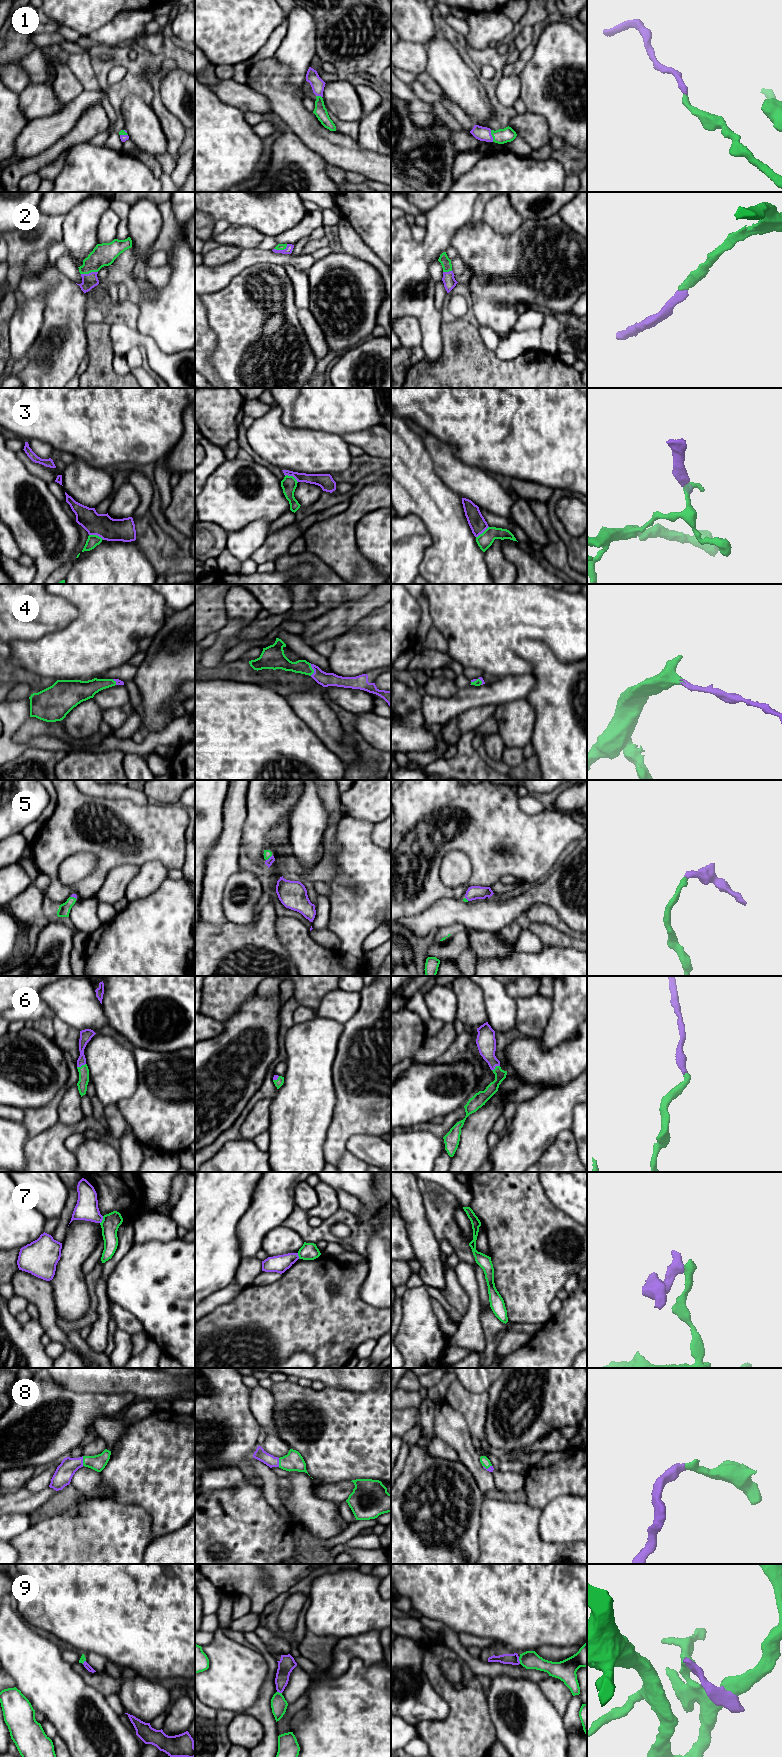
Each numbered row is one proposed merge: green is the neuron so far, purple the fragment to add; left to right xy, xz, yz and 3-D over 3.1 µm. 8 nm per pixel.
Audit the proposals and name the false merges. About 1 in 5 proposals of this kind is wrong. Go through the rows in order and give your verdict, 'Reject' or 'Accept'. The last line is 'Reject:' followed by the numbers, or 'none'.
1: Accept
2: Accept
3: Reject
4: Accept
5: Accept
6: Accept
7: Reject
8: Accept
9: Reject
Reject: 3, 7, 9

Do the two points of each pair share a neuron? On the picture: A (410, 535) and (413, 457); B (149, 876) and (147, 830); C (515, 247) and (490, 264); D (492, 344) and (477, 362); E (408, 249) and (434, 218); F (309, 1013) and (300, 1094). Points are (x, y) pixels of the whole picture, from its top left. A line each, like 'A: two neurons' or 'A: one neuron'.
A: two neurons
B: two neurons
C: one neuron
D: two neurons
E: one neuron
F: two neurons

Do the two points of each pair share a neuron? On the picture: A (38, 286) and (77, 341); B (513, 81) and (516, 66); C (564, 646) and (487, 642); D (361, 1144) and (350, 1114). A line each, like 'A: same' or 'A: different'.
A: same
B: different
C: same
D: different

